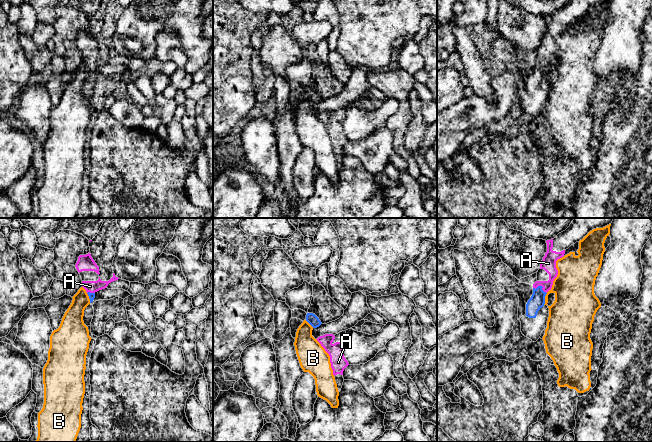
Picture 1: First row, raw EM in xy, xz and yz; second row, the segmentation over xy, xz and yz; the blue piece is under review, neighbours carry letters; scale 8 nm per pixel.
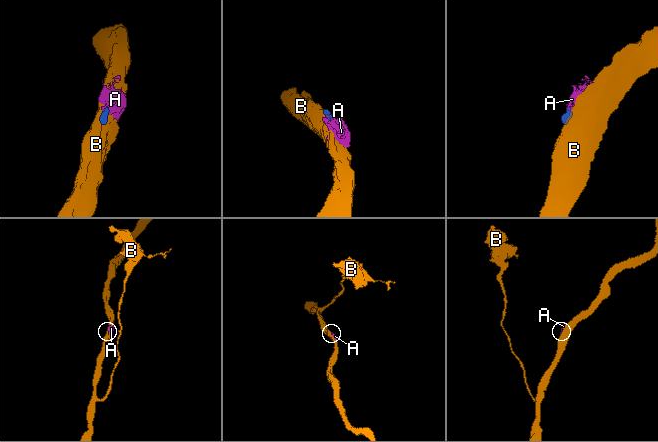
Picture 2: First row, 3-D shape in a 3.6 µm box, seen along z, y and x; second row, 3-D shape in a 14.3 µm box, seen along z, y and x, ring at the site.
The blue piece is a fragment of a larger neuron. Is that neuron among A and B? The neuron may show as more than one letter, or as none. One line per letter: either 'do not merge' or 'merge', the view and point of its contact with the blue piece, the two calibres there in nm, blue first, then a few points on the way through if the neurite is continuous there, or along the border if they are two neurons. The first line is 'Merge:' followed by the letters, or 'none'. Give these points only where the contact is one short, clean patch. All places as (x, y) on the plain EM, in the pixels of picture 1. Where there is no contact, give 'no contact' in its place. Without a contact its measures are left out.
Merge: A
A: merge | yz (541, 62) | 120/120 nm | across yz (537, 76), (541, 62), (551, 55), (548, 39)
B: do not merge | yz (544, 75) | 120/360 nm | along yz (547, 69), (543, 80)

